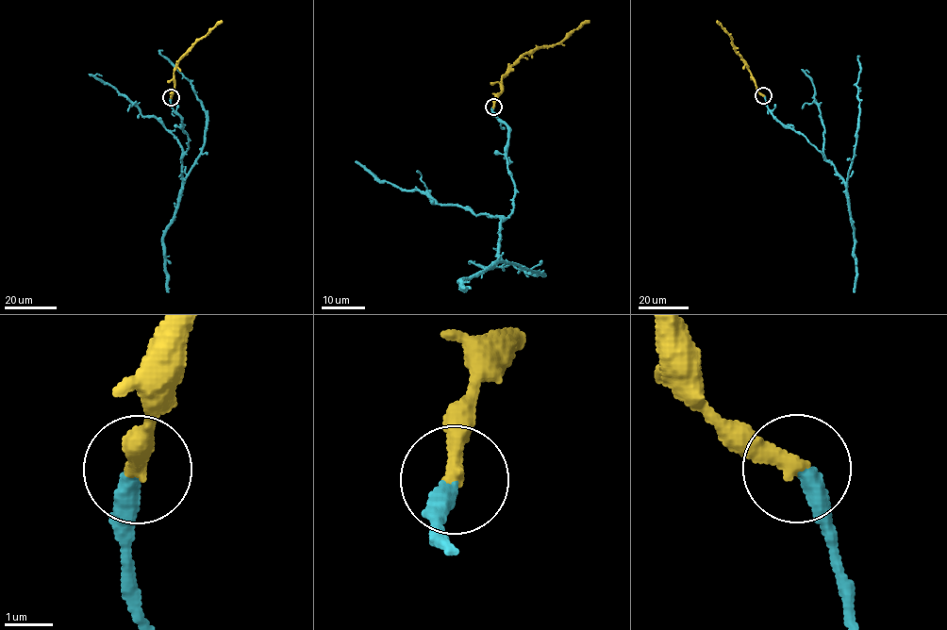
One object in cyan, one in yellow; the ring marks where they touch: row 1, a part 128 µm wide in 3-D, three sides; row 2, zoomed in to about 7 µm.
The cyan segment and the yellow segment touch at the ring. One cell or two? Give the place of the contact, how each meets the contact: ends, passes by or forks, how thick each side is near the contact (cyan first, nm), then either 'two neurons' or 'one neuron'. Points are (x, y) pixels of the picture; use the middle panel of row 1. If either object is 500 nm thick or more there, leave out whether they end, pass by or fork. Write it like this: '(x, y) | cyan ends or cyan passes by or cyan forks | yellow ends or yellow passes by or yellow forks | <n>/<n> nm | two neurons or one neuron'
(493, 107) | cyan ends | yellow ends | 360/400 nm | one neuron

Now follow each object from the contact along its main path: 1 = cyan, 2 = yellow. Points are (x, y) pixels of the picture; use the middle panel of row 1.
1: (493, 107), (507, 129), (506, 168), (515, 187), (498, 256), (542, 273), (475, 262)
2: (493, 107), (501, 92), (502, 78), (523, 54), (560, 43), (589, 21)

